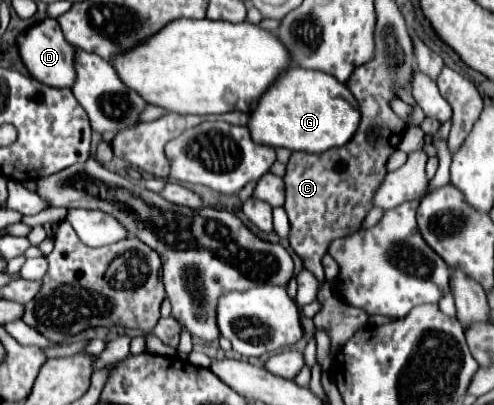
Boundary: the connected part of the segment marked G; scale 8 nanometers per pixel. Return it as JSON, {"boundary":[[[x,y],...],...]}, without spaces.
{"boundary":[[[300,66],[284,72],[280,80],[276,80],[276,86],[272,86],[268,94],[264,92],[264,98],[260,98],[258,108],[250,114],[248,122],[254,142],[312,154],[322,154],[334,146],[348,144],[358,126],[360,104],[356,104],[348,86],[326,72]]]}

